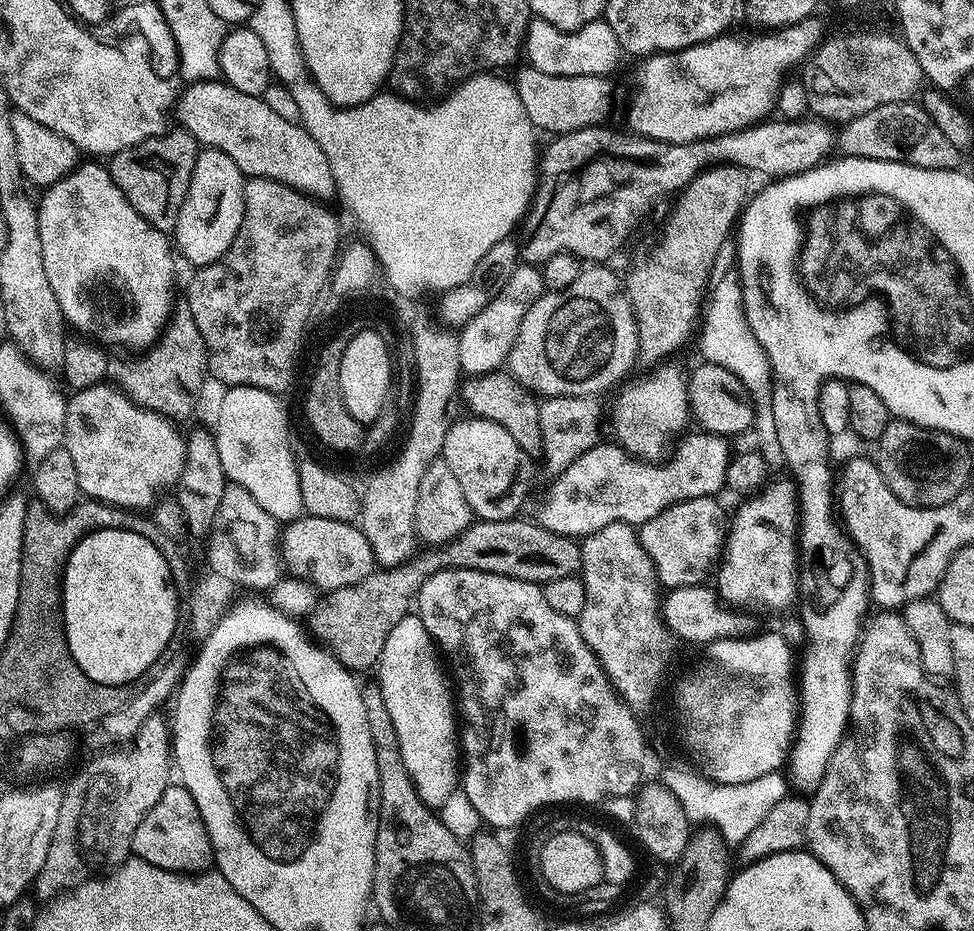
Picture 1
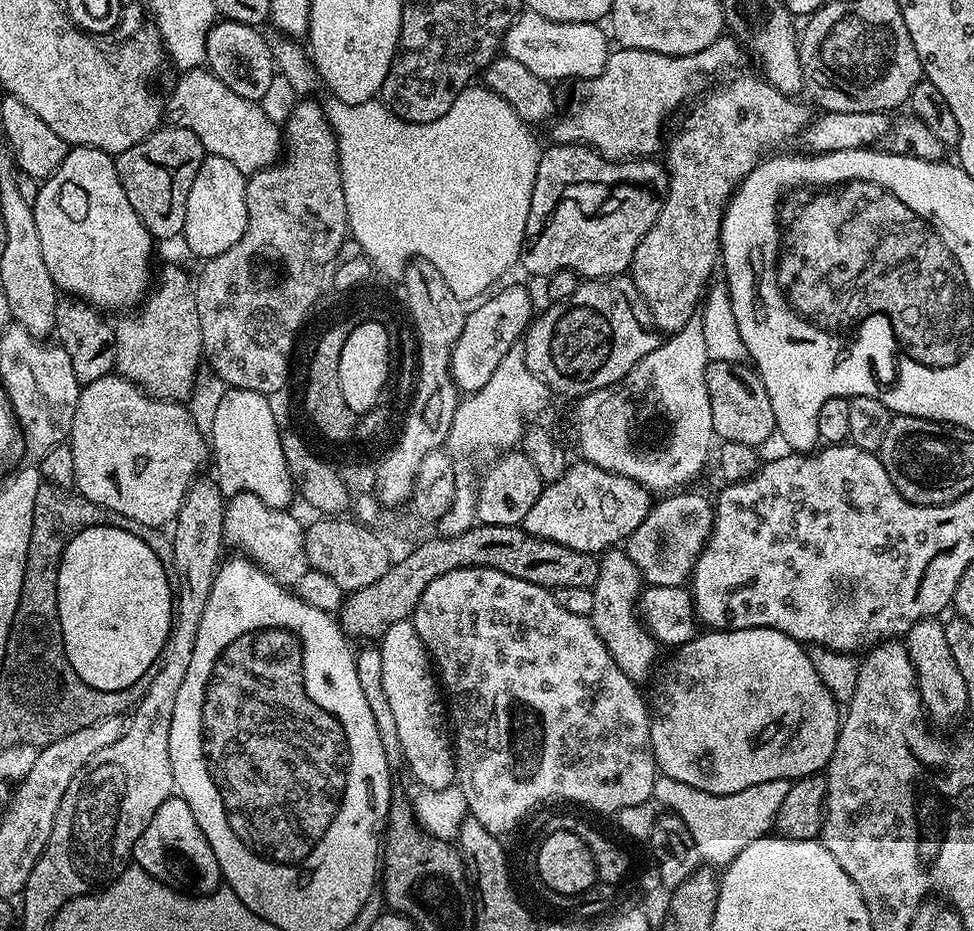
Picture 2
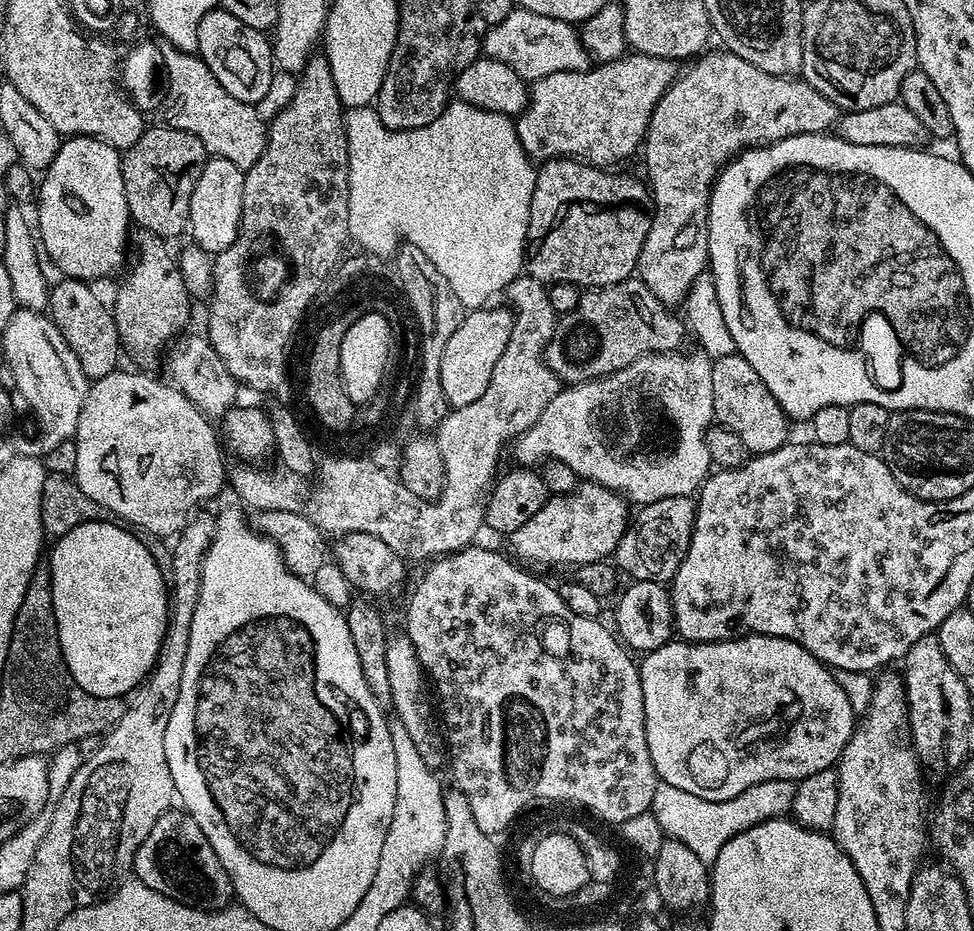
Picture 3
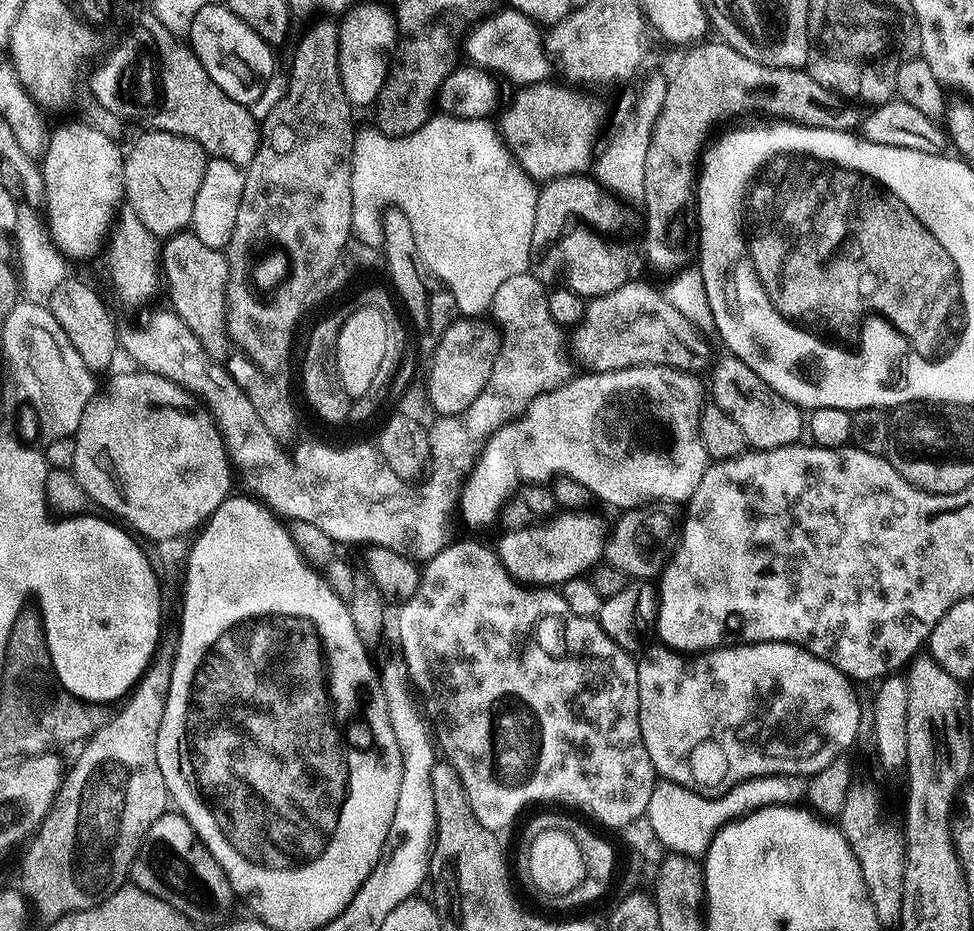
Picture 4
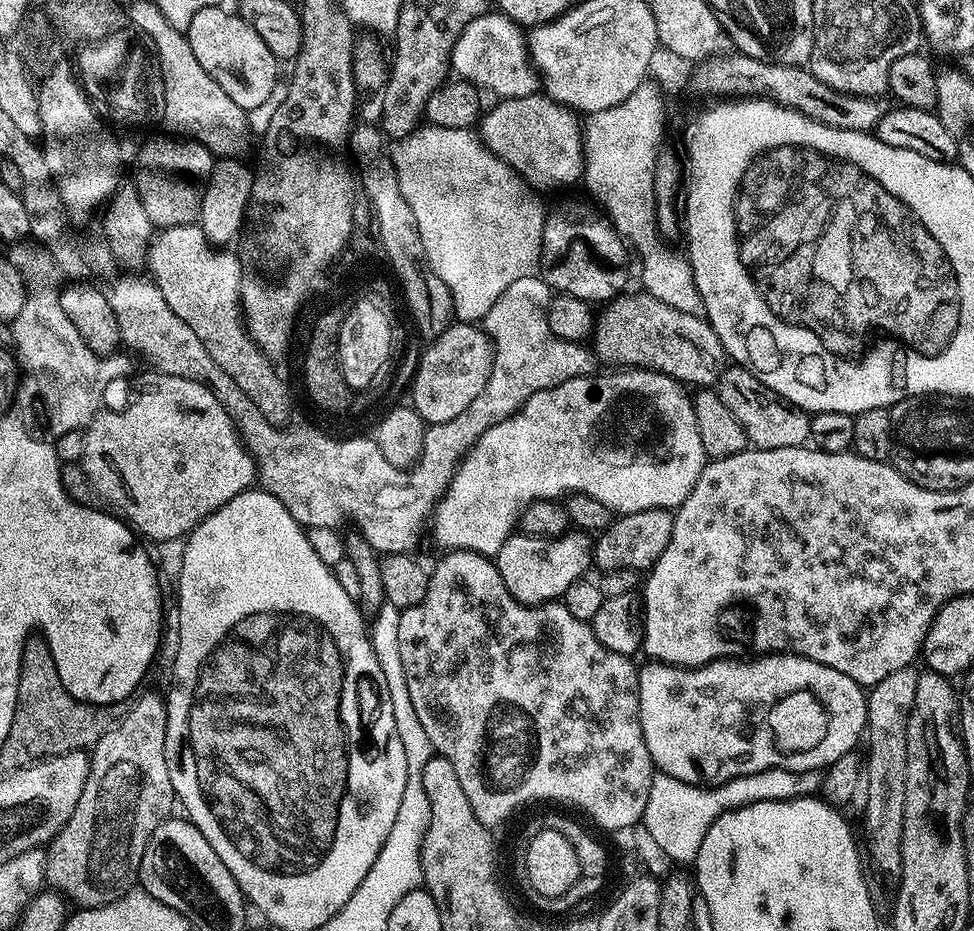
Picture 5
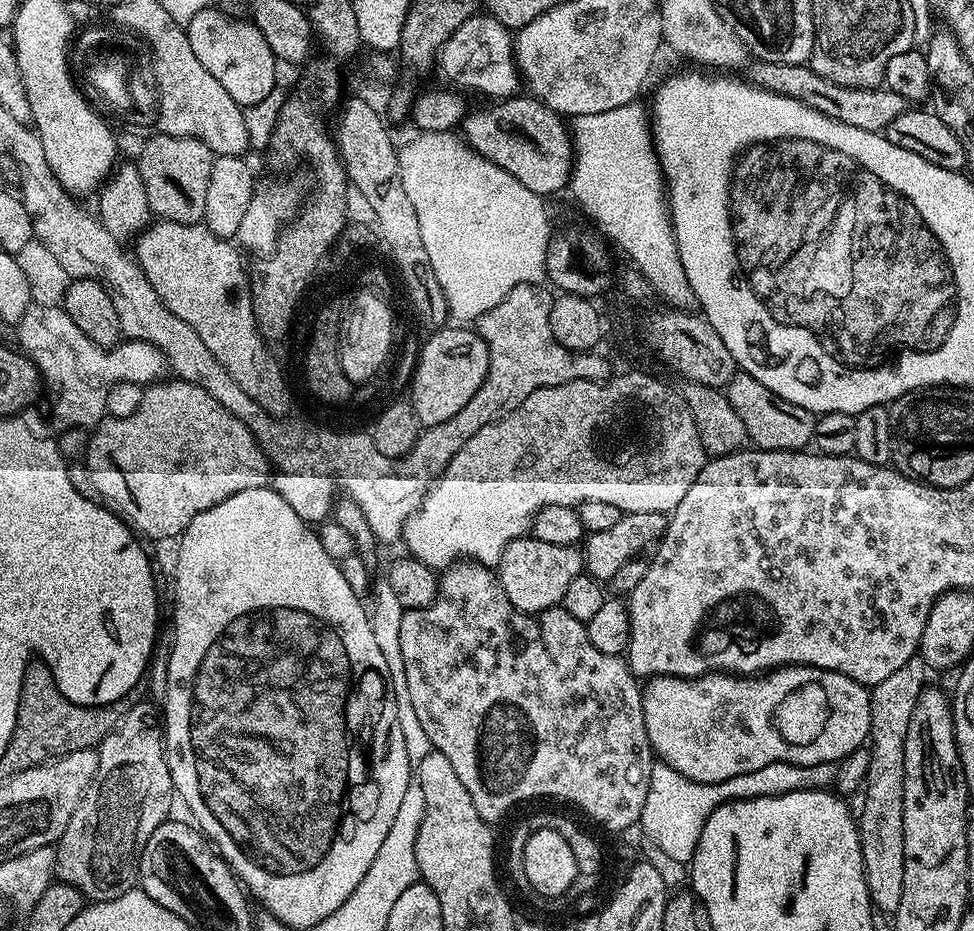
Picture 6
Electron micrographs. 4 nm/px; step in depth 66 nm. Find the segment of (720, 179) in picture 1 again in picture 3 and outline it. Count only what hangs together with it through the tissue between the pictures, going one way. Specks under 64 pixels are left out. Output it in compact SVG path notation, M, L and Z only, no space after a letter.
M708 50L695 61L688 73L674 80L658 102L648 123L646 143L642 148L644 168L648 171L655 211L652 215L650 234L642 246L642 254L636 263L635 275L652 291L654 298L669 306L683 305L688 291L708 268L708 203L712 197L712 185L725 164L737 154L767 146L791 136L818 132L827 133L837 123L838 109L826 94L818 94L802 78L775 76L750 66L746 58L738 58L727 50Z

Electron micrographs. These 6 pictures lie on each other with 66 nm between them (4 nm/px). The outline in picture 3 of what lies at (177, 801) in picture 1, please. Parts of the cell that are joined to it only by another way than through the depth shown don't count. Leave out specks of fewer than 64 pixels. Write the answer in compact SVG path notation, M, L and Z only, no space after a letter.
M183 810L166 811L162 814L162 818L158 818L158 822L154 822L150 834L146 834L146 842L142 842L142 846L138 846L134 854L132 872L135 879L150 886L150 890L158 890L172 900L180 900L183 904L190 904L205 910L229 907L234 896L232 883L222 862L218 862L218 854L214 854L214 846L206 842L206 834L202 834L198 822L194 822L194 818Z

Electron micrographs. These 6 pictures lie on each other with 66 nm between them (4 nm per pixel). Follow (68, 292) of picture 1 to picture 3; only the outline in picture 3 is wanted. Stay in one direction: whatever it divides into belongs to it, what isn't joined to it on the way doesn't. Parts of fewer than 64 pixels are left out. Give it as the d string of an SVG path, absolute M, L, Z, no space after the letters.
M69 136L61 143L58 154L54 154L54 162L46 170L48 176L38 184L38 205L36 216L40 219L40 228L38 224L38 240L42 245L42 252L45 257L48 256L61 268L65 277L73 280L83 280L85 282L95 281L95 276L112 276L116 271L119 273L125 267L124 251L130 248L130 232L128 236L128 224L130 225L130 217L128 214L128 203L126 202L126 186L122 182L122 166L120 165L122 156L114 146L110 146L101 140L95 140L92 136Z

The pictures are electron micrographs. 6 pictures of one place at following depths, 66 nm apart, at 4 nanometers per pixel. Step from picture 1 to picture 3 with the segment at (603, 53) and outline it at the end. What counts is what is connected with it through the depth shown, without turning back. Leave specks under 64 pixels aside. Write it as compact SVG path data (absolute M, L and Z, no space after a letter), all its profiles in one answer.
M514 8L498 26L492 27L484 36L482 50L487 57L514 68L528 82L541 80L548 74L585 71L590 64L590 54L573 25L525 8Z

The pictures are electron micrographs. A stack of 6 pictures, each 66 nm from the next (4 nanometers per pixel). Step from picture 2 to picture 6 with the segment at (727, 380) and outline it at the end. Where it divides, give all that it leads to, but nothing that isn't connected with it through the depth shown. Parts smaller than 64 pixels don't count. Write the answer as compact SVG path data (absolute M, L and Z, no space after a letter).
M736 374L726 385L726 395L730 406L734 406L738 413L738 418L742 418L742 426L746 426L749 441L757 449L766 452L794 452L807 449L813 443L816 435L813 413L794 402L786 402L781 396L762 386L758 378Z

